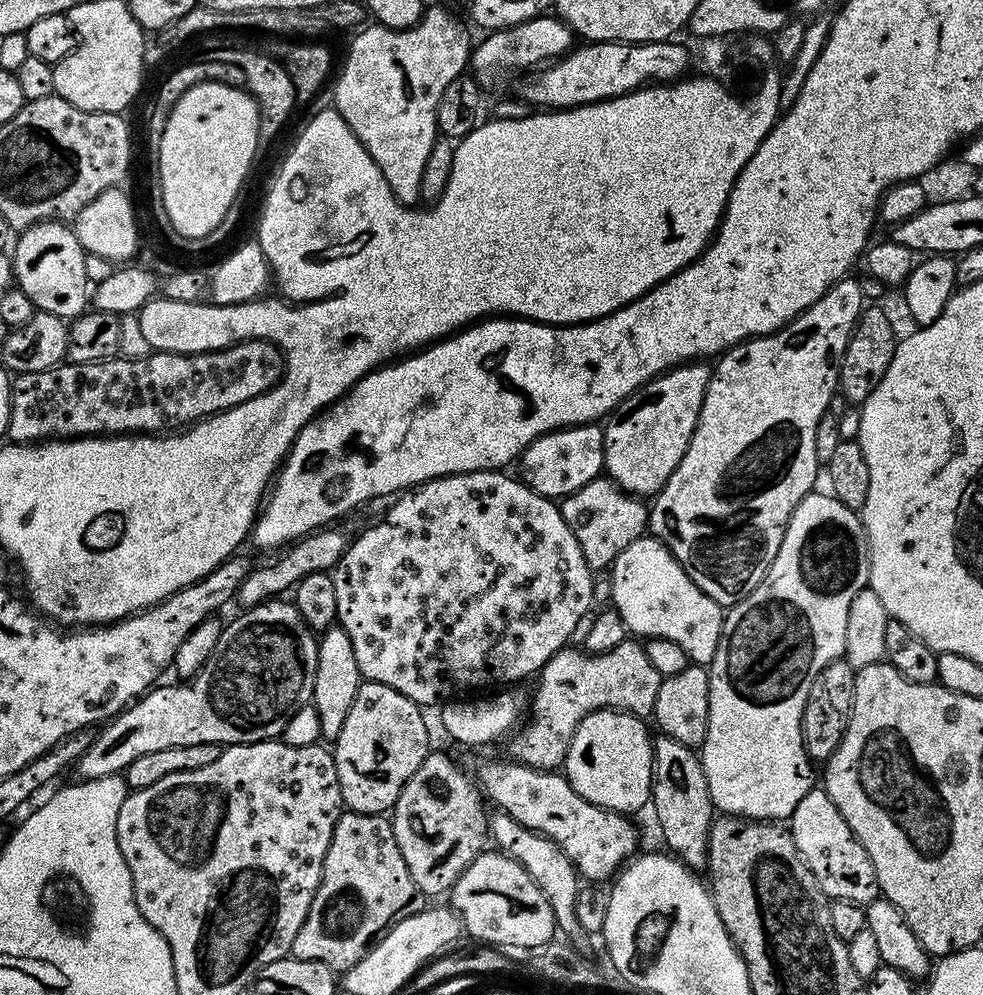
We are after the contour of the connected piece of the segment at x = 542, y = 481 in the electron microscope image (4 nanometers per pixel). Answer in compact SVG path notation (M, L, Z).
M599 423L577 424L547 432L528 445L518 457L524 467L522 479L528 487L548 499L559 501L565 496L582 490L586 482L604 472L604 430Z

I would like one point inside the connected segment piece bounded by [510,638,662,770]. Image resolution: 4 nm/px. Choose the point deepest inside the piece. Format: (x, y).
(575, 683)

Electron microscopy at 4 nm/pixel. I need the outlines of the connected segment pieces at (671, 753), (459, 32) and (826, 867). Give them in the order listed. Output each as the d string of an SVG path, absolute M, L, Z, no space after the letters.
M660 734L652 741L652 795L650 808L656 811L656 820L660 823L660 832L668 843L667 851L680 863L693 870L704 870L708 866L708 835L714 819L714 805L710 798L710 790L706 782L704 765L701 757L682 742L674 742L674 738Z
M429 5L414 27L393 29L384 25L370 24L350 44L342 72L334 88L333 107L347 122L352 133L371 152L382 178L398 198L400 204L415 205L420 200L422 169L427 155L436 141L438 101L454 78L460 76L470 64L468 32L452 20L446 9Z
M813 786L806 798L802 798L798 806L794 806L794 814L790 817L790 831L794 846L798 846L798 854L816 875L818 886L825 896L865 906L880 896L878 878L874 874L874 862L870 862L870 854L866 854L862 842L858 842L846 818L842 818L838 806L834 806L823 787Z

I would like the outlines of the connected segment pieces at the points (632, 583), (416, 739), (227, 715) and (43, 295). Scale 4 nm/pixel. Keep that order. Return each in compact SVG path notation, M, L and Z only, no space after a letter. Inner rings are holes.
M645 534L639 540L630 542L630 546L626 546L626 550L622 550L622 554L618 554L618 558L613 562L610 575L612 575L611 607L622 618L625 629L633 637L670 638L670 642L678 642L678 646L686 650L691 663L705 666L712 663L722 634L725 609L689 578L686 570L682 570L682 566L662 541Z
M361 683L354 706L346 714L342 734L334 742L340 799L347 811L375 816L396 805L404 783L422 766L430 751L428 724L420 712L421 705L390 686Z
M273 598L271 600L266 601L264 604L259 604L258 606L254 606L253 608L249 608L247 610L241 611L240 616L236 616L233 618L229 624L225 623L223 627L220 629L220 637L218 638L218 646L214 646L214 654L210 654L210 658L204 663L202 666L202 670L198 670L198 674L193 676L191 680L187 682L175 682L176 684L168 684L165 688L160 688L161 686L153 687L151 690L144 693L143 696L139 697L135 702L128 705L127 708L124 709L123 712L118 716L113 716L111 720L107 721L93 735L92 741L90 742L90 746L85 750L80 759L76 761L74 768L75 771L80 771L79 774L83 779L93 780L94 778L106 778L107 776L114 776L120 773L123 773L130 766L130 762L134 762L134 758L138 758L142 754L151 754L154 750L170 750L170 746L198 746L199 744L219 744L221 746L227 746L230 744L253 744L254 742L262 742L263 740L274 740L280 737L283 737L284 731L286 730L286 722L290 722L290 718L294 718L294 714L298 714L298 710L302 710L302 706L306 706L307 704L312 703L312 695L314 694L314 674L318 674L318 636L317 633L308 625L306 621L302 618L302 614L296 608L295 603L289 602L288 604L284 601L284 598Z
M44 221L25 229L12 248L12 273L17 289L31 300L37 311L65 320L81 315L90 302L85 252L75 231L63 221Z

